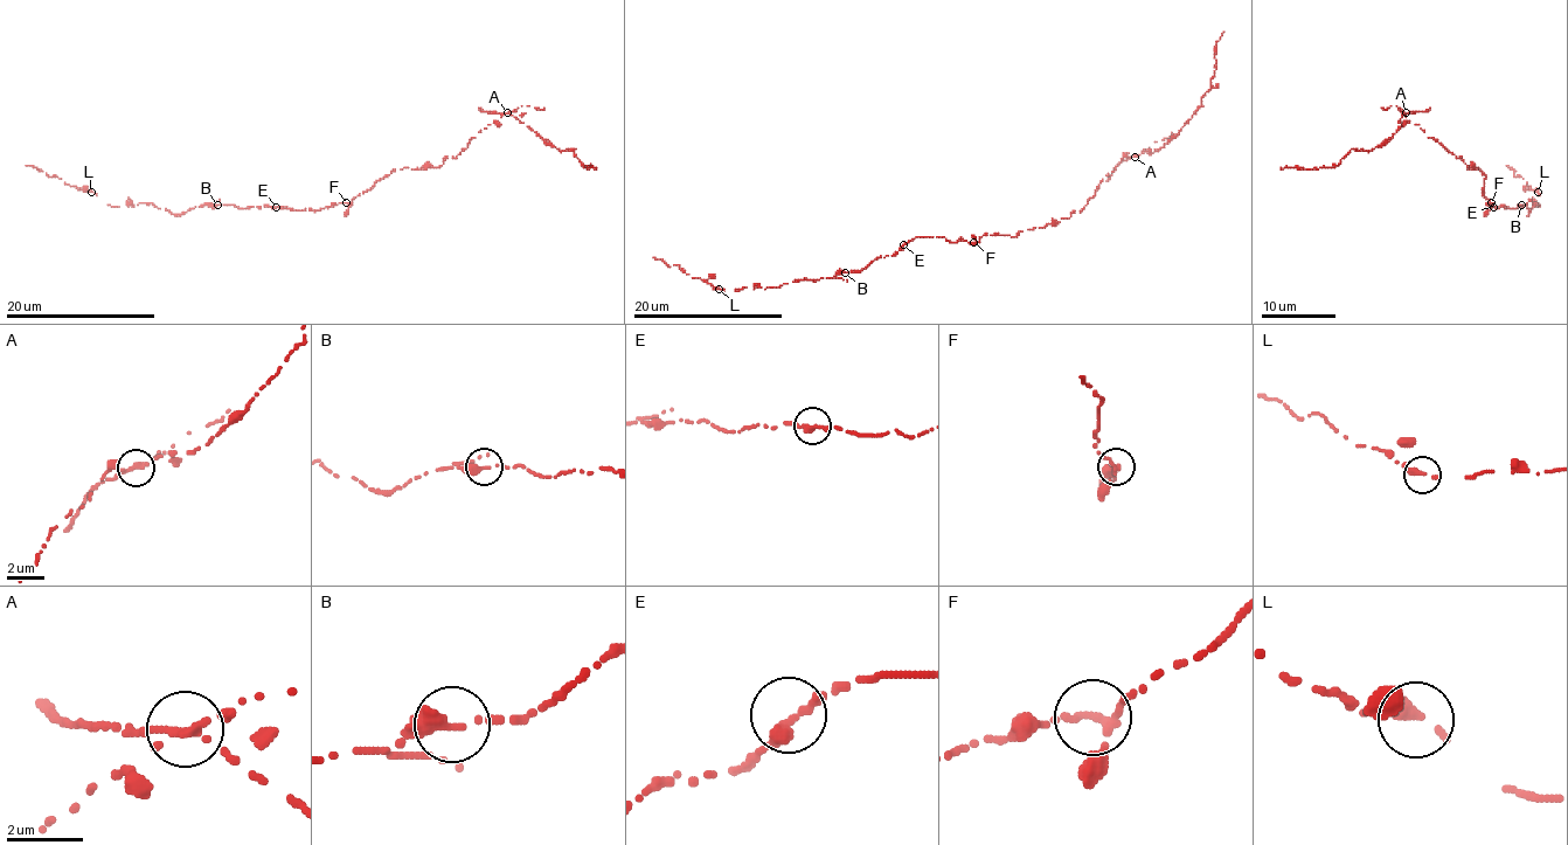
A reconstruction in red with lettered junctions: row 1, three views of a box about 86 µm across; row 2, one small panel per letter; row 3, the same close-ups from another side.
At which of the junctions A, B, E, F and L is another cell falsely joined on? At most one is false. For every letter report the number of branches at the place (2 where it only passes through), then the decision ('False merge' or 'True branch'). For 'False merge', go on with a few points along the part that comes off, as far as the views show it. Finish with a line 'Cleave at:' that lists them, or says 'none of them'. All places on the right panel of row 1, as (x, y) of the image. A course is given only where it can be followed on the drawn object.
A: Branches: 3. False merge. Course of the part to remove: (1406, 113), (1399, 123), (1399, 130), (1371, 151), (1352, 149), (1337, 165), (1318, 170), (1281, 167)
B: Branches: 2. True branch
E: Branches: 2. True branch
F: Branches: 3. True branch
L: Branches: 1. True branch
Cleave at: A

